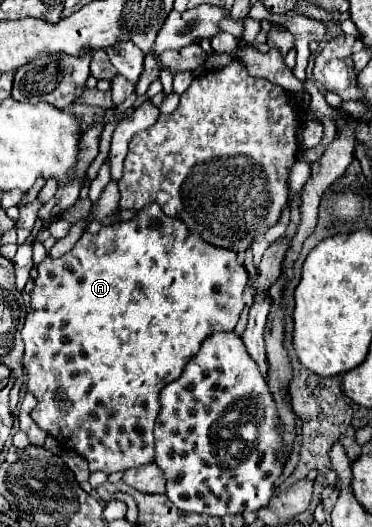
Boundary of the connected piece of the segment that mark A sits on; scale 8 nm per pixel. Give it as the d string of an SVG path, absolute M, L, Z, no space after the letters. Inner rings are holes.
M148 204L136 216L128 222L118 222L112 226L104 226L98 234L84 232L82 238L76 242L76 246L64 254L62 258L50 258L46 256L44 262L38 264L38 278L34 282L34 292L32 292L32 310L26 316L26 324L22 328L22 340L26 344L24 350L24 368L28 372L28 392L32 392L38 398L38 406L30 412L34 422L46 430L50 436L54 436L64 448L70 448L78 454L82 454L90 470L102 470L106 474L118 472L118 470L128 470L136 468L142 464L150 464L154 460L154 422L156 414L160 412L160 390L168 384L174 382L186 362L194 358L194 354L200 350L204 338L216 334L216 332L228 332L234 330L242 310L244 310L244 290L248 286L248 272L246 268L238 262L234 250L220 250L218 246L212 246L204 242L198 234L192 234L180 220L166 216L160 206Z

